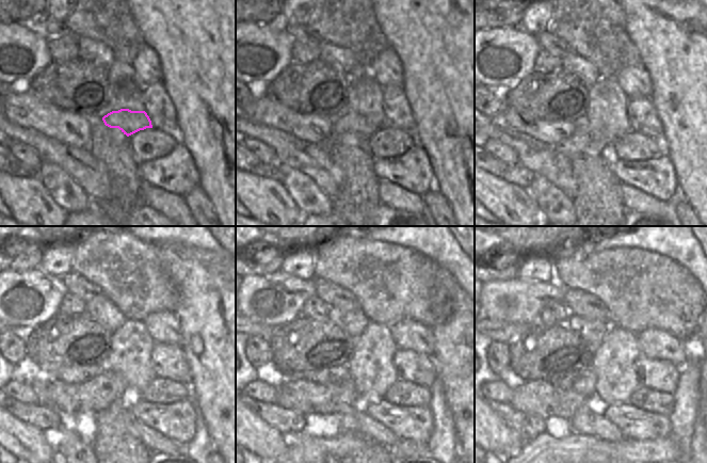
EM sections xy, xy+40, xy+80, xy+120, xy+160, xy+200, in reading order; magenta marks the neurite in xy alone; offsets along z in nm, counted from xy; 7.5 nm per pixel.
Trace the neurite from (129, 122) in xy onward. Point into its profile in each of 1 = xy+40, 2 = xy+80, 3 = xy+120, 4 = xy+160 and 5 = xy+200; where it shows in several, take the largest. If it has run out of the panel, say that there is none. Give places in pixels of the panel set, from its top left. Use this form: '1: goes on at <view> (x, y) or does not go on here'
1: goes on at xy+40 (351, 122)
2: goes on at xy+80 (584, 142)
3: goes on at xy+120 (95, 395)
4: goes on at xy+160 (302, 396)
5: goes on at xy+200 (539, 398)

